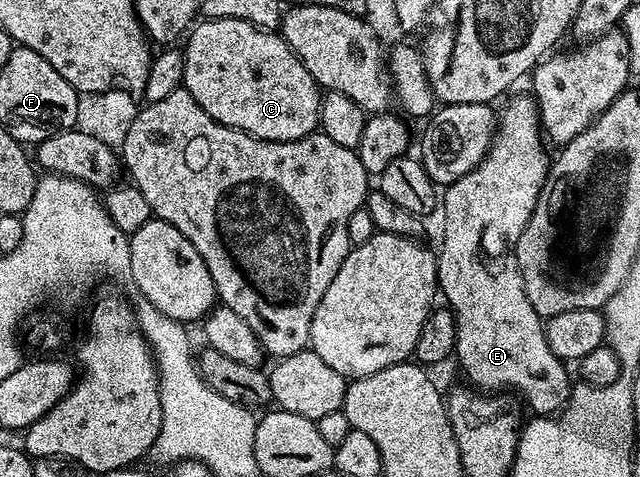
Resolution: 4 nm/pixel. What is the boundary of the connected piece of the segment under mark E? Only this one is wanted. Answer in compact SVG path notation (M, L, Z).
M528 94L525 95L511 100L505 108L500 108L493 143L489 146L489 152L485 154L483 161L479 161L479 165L475 169L471 169L471 173L459 177L459 181L450 183L444 188L443 211L445 207L445 232L441 235L441 251L438 250L436 252L437 285L443 299L445 295L446 300L444 299L444 302L455 317L455 325L457 326L455 360L457 359L462 373L465 374L464 382L472 385L481 393L516 393L518 396L521 394L529 402L529 407L533 410L533 413L541 417L549 417L554 413L560 412L565 404L568 403L571 394L571 382L569 383L569 375L565 372L566 364L559 357L555 357L555 353L551 353L551 349L547 345L545 324L542 316L535 313L531 301L527 301L527 293L523 289L523 277L519 273L519 265L517 264L517 242L527 225L527 221L531 217L531 213L535 209L535 201L539 201L539 193L543 189L545 179L549 176L549 168L551 166L551 155L545 152L547 143L543 138L541 116L537 113L537 100Z

